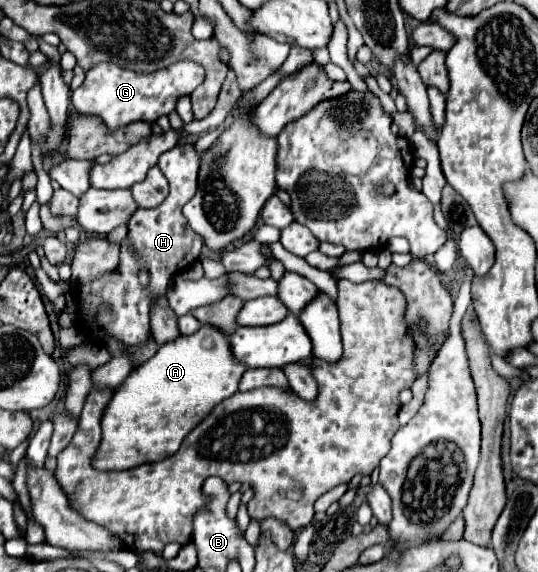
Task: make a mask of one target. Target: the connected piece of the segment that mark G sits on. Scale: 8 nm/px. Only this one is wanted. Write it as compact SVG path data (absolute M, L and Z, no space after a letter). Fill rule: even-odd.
M180 60L176 64L170 64L150 74L130 72L116 64L106 62L106 64L96 64L90 72L86 72L82 86L72 92L70 100L78 114L96 116L102 120L102 124L108 130L112 130L112 126L120 128L138 120L154 122L160 116L168 116L170 112L176 110L176 102L182 96L190 96L202 84L202 80L204 80L204 68L194 60ZM168 70L178 70L178 74ZM112 116L118 116L118 118L112 118Z

